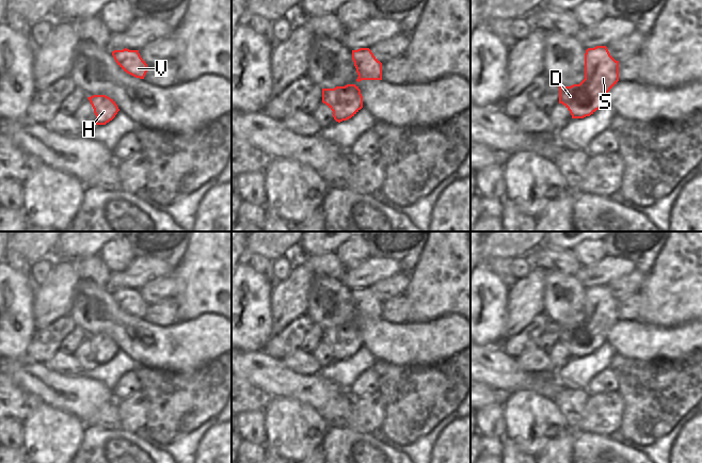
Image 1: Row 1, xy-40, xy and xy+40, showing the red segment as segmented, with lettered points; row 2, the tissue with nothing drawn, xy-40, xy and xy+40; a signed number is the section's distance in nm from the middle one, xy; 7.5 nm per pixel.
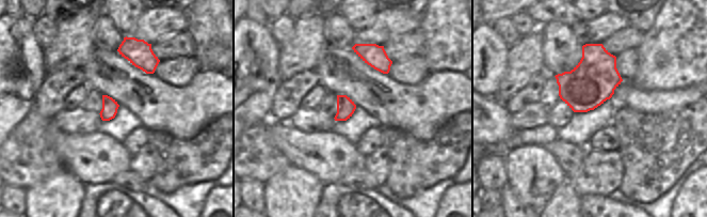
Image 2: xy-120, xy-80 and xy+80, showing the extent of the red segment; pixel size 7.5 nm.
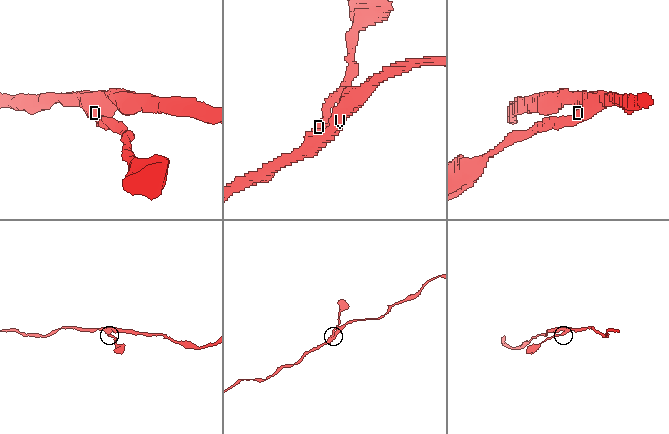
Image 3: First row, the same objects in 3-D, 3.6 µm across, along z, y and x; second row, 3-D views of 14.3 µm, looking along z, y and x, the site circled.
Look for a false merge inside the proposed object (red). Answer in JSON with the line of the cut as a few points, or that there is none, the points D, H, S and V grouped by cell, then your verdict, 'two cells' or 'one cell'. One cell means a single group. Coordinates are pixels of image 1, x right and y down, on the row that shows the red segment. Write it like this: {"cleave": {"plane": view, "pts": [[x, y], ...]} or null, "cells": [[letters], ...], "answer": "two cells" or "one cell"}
{"cleave": null, "cells": [["D", "H", "S", "V"]], "answer": "one cell"}

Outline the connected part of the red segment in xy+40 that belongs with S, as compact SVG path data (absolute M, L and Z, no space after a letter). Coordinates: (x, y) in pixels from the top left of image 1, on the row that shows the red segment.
M606 46L588 48L585 53L585 79L579 84L559 86L559 103L571 113L572 118L590 116L606 103L608 92L619 81L619 61L609 53Z

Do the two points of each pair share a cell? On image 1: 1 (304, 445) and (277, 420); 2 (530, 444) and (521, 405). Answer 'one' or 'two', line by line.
1: one
2: one

